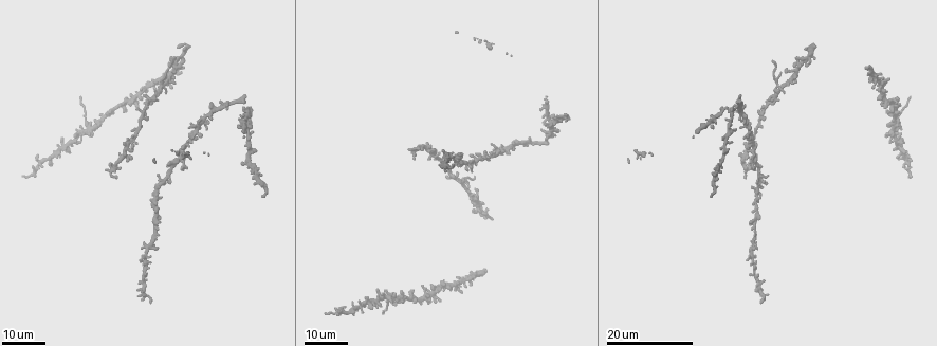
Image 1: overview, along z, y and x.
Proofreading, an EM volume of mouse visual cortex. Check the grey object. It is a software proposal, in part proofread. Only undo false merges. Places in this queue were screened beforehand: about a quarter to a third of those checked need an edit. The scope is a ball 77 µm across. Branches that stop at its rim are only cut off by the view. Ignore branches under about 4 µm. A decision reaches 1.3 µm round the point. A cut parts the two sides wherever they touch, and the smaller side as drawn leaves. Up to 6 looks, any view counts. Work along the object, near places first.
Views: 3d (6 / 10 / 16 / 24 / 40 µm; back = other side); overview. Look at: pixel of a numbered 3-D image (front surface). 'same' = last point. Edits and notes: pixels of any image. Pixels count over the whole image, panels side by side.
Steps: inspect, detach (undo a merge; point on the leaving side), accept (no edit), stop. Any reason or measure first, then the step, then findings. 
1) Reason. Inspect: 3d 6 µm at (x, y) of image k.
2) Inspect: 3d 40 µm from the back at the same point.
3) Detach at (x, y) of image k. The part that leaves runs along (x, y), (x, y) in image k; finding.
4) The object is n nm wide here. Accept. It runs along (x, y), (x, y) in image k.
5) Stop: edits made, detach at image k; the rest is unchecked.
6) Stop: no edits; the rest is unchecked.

Four or more arms meet. Inspect: 3d 24 µm at (129, 140) of image 1.

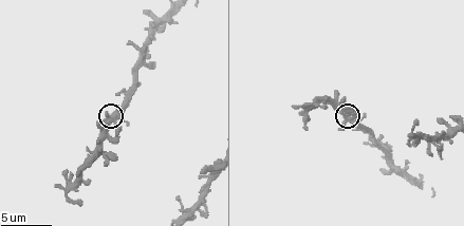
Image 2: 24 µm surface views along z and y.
Inspect: 3d 10 µm at (113, 116) of image 2.

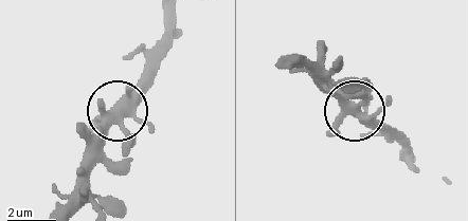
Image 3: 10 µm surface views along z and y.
5 arms meet here. Accept. One neuron here.

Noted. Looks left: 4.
Looks like a crossing. Inspect: 3d 6 µm at (99, 155) of image 2.

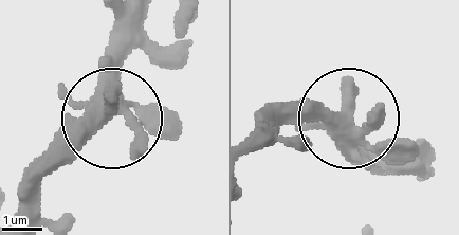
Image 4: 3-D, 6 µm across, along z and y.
Inspect: 3d 6 µm from the back at (350, 118) of image 4.

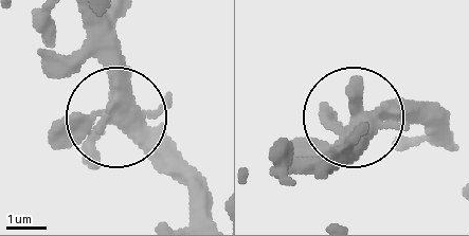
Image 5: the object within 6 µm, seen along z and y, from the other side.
The object is 430 nm wide here. Accept. It runs along (85, 23), (114, 114), (199, 202) in image 5; continuous, no second neuron.

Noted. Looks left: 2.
Inspect: 3d 24 µm at (87, 128) of image 1.

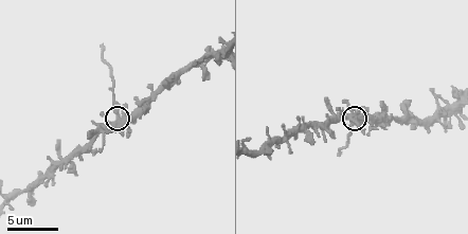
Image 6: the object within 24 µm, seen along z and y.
Inspect: 3d 6 µm at (119, 121) of image 6.

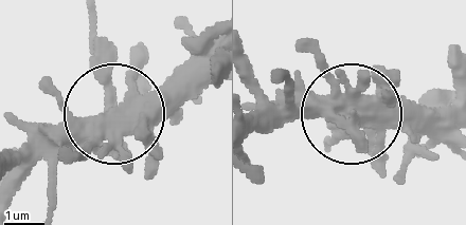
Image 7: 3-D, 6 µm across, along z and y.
The side arm is 9 µm long. Detach at (90, 12) of image 7. The part that leaves runs along (103, 72), (92, 15) in image 7; two neurons meet here.

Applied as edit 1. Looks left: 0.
Stop: edits made, detach at image 7; the rest is unchecked.

